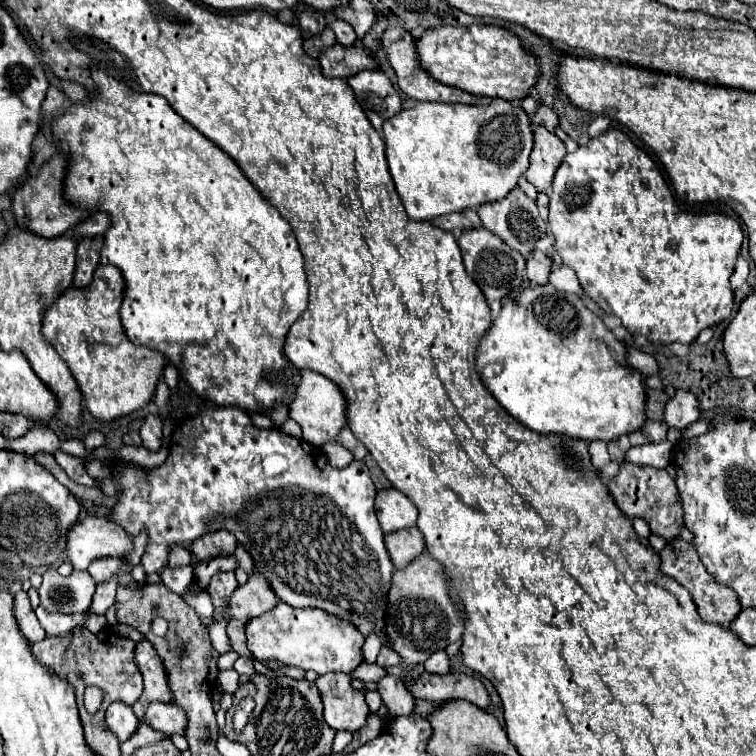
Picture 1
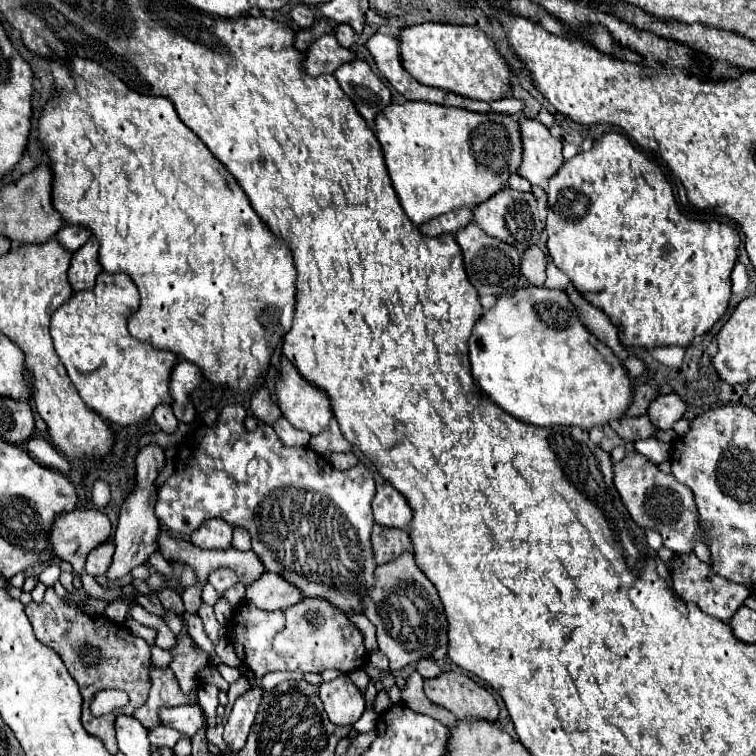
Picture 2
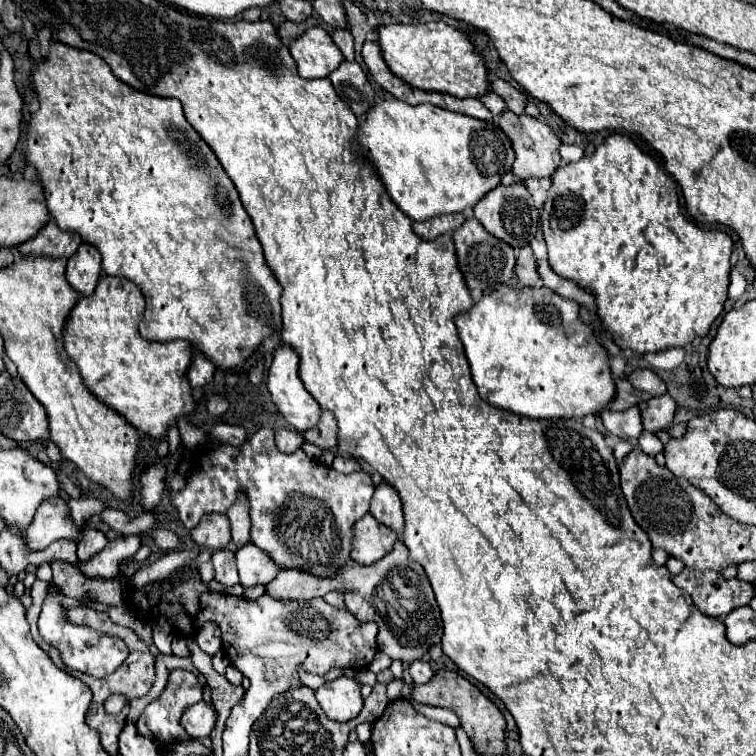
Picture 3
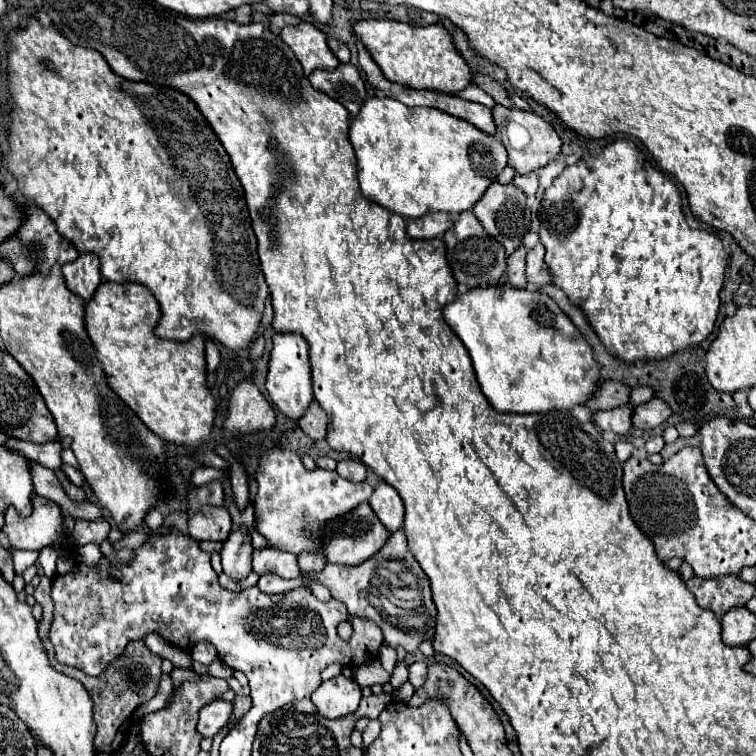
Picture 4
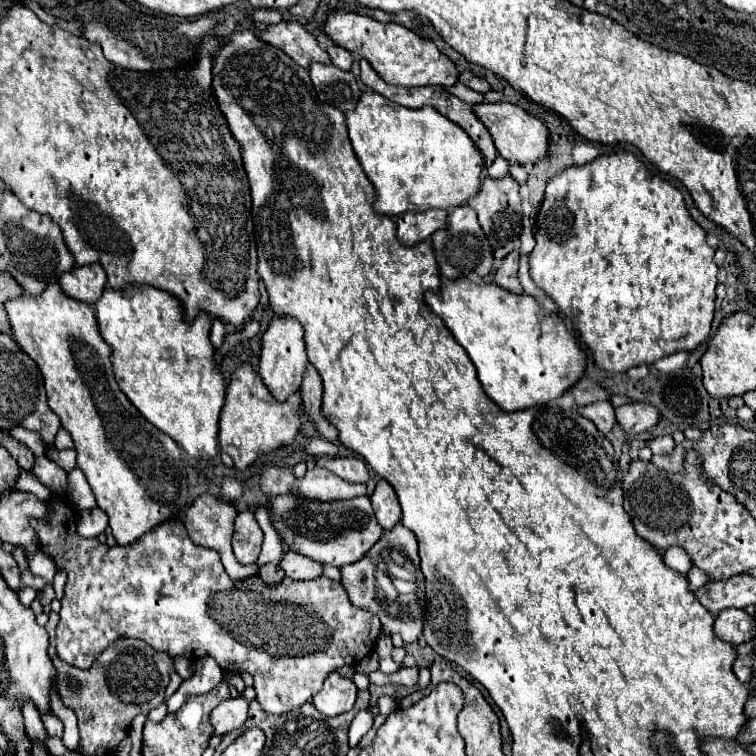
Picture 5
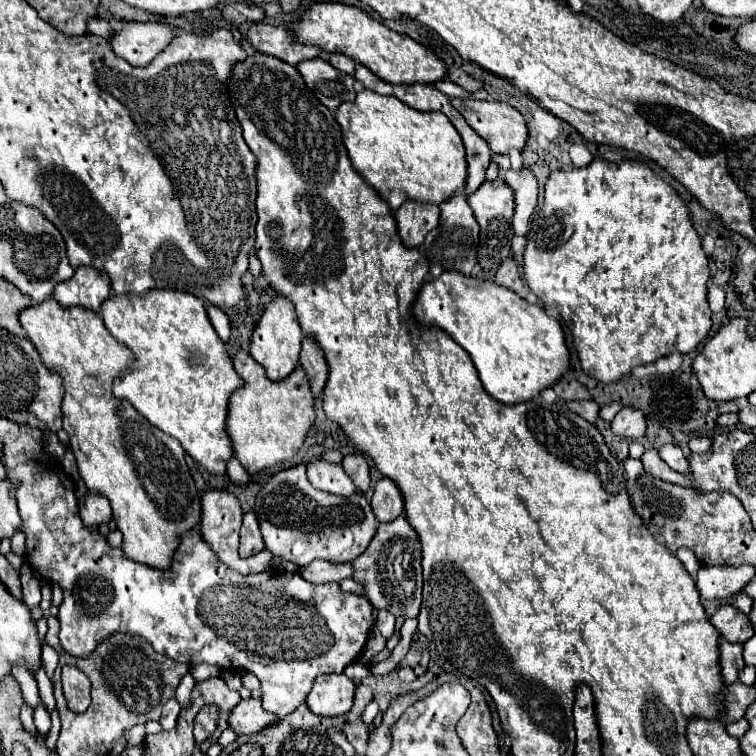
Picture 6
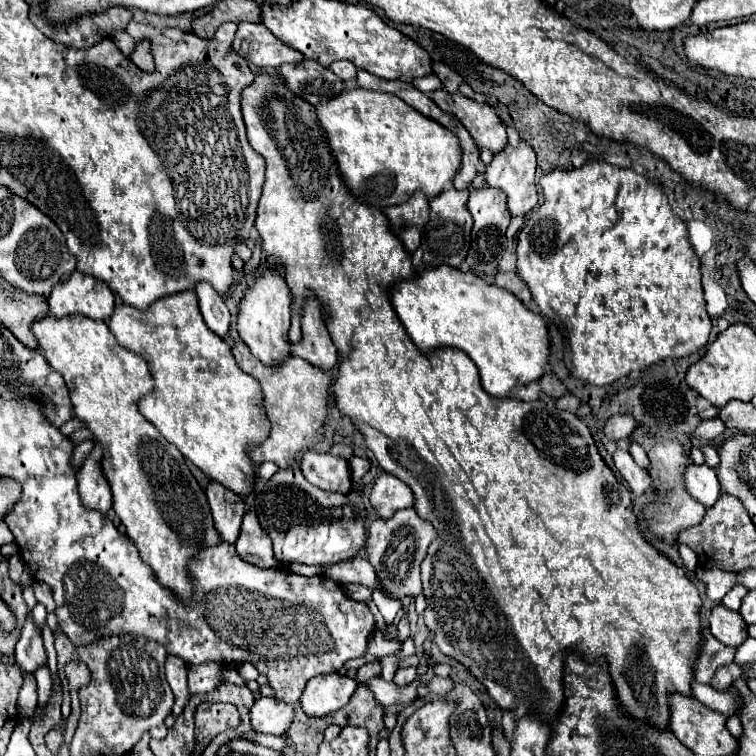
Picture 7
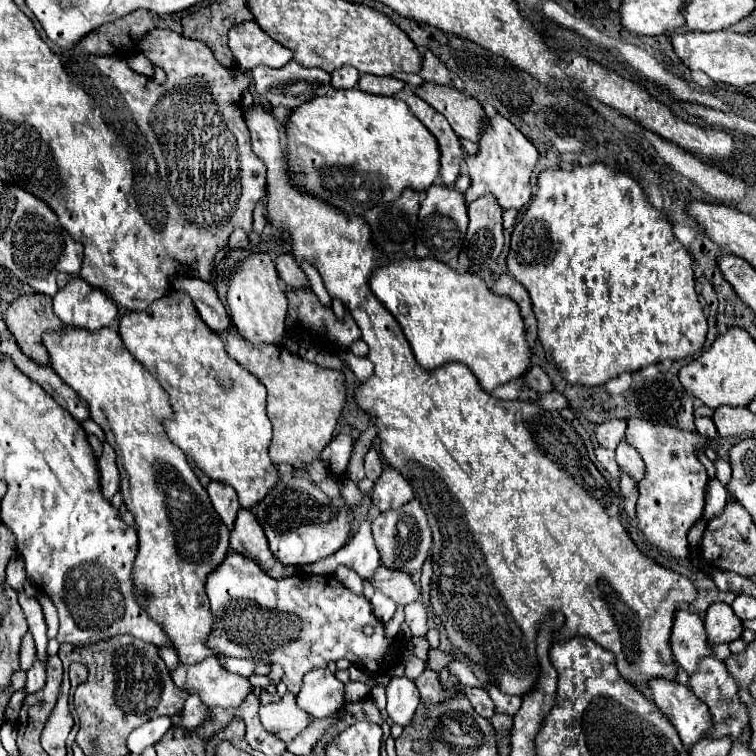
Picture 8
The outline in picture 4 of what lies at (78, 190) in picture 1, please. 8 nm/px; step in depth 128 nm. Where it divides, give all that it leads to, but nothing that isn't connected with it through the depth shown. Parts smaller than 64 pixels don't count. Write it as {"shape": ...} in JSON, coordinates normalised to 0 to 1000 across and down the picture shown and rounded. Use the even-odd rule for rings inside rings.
{"shape":[[[45,24],[37,29],[34,40],[16,42],[11,53],[19,61],[11,69],[13,122],[19,132],[19,146],[16,146],[16,164],[11,180],[13,201],[5,206],[5,220],[21,233],[29,257],[45,265],[71,291],[77,307],[85,315],[90,315],[106,333],[130,336],[135,347],[135,365],[140,370],[153,370],[153,373],[172,370],[198,381],[214,413],[209,429],[204,431],[206,444],[222,450],[249,450],[254,442],[270,442],[272,447],[296,458],[302,466],[315,468],[325,463],[339,447],[357,384],[349,370],[349,360],[344,357],[344,344],[339,336],[339,312],[331,299],[331,286],[323,267],[323,251],[304,220],[304,209],[299,198],[294,196],[278,167],[272,164],[270,153],[243,124],[228,116],[204,116],[201,111],[172,108],[167,103],[153,101],[132,69],[95,58],[77,40],[56,37],[56,32]]]}

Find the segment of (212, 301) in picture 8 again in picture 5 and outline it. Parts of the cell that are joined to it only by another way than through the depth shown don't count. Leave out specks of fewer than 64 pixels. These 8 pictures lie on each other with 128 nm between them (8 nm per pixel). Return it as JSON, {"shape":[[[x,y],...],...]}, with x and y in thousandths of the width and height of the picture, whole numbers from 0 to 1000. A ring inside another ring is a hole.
{"shape":[[[280,423],[280,437],[278,437],[278,452],[283,460],[291,460],[294,452],[296,452],[296,442],[299,442],[299,434],[291,423]]]}

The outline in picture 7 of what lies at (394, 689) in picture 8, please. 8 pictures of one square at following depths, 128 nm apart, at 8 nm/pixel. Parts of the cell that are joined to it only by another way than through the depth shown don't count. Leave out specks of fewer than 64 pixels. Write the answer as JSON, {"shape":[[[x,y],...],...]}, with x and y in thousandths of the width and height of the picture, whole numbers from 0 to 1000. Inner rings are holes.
{"shape":[[[537,881],[537,884],[529,884],[529,886],[524,889],[521,902],[534,907],[534,905],[542,905],[548,897],[550,897],[550,881]]]}

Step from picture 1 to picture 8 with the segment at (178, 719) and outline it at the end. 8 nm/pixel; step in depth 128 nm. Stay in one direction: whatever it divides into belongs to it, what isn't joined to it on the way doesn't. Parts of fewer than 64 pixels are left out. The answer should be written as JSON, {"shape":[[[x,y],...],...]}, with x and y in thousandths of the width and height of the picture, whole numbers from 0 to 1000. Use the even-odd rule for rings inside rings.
{"shape":[[[378,918],[362,931],[344,931],[344,955],[362,974],[384,981],[399,963],[407,960],[410,947],[394,937],[392,921]]]}

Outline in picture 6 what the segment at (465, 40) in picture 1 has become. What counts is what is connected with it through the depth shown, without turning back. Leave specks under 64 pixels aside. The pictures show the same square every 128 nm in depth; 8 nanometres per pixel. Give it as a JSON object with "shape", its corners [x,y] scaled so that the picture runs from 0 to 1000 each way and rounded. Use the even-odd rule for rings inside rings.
{"shape":[[[421,3],[407,11],[394,37],[384,37],[389,40],[394,56],[423,61],[429,69],[458,71],[466,79],[487,87],[497,101],[516,111],[577,111],[593,101],[590,85],[571,66],[548,56],[537,45],[526,45],[511,37],[471,8],[458,8],[450,3]]]}

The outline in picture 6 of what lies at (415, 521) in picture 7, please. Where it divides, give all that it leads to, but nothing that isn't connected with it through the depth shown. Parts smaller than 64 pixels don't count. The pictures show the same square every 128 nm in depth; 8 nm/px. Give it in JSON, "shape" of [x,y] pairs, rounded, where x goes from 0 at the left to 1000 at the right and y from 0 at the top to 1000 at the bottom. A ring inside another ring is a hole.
{"shape":[[[526,683],[524,688],[513,690],[513,693],[503,693],[500,701],[497,701],[497,709],[492,712],[492,720],[484,725],[481,733],[476,733],[466,746],[468,746],[468,762],[466,767],[471,767],[474,772],[479,772],[479,786],[489,794],[489,799],[497,804],[497,807],[516,807],[524,817],[534,815],[534,817],[550,817],[553,810],[556,810],[556,786],[548,783],[545,791],[526,791],[519,786],[519,775],[513,770],[513,765],[508,762],[511,757],[511,741],[513,735],[524,733],[524,730],[534,730],[534,735],[550,735],[556,738],[556,714],[553,714],[553,706],[545,701],[545,696],[537,690],[537,683]]]}

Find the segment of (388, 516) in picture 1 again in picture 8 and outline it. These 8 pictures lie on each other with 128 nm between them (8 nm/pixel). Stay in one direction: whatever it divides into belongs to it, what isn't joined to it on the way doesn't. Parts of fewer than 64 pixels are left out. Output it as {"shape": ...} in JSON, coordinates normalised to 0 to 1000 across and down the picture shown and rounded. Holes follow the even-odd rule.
{"shape":[[[511,619],[503,632],[495,640],[492,648],[492,667],[503,675],[524,675],[532,672],[534,667],[540,667],[548,659],[545,643],[537,638],[537,632],[532,632],[524,622]]]}

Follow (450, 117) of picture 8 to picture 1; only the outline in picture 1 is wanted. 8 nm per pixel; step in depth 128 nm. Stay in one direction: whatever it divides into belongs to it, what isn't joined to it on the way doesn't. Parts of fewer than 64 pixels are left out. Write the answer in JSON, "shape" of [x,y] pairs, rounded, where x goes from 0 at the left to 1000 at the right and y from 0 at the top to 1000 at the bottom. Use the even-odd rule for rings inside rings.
{"shape":[[[706,167],[706,198],[701,206],[701,222],[696,225],[696,238],[712,249],[712,254],[725,254],[730,246],[733,228],[749,206],[746,188],[717,167]]]}

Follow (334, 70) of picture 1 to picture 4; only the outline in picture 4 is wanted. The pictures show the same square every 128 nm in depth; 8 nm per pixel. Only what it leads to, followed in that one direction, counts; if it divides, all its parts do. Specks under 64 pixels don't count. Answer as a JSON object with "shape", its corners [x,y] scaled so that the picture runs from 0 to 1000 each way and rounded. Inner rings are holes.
{"shape":[[[410,29],[373,37],[370,50],[386,63],[386,69],[397,79],[405,101],[410,101],[410,95],[415,95],[421,90],[442,93],[442,87],[450,85],[450,79],[437,69],[429,42],[423,42]]]}

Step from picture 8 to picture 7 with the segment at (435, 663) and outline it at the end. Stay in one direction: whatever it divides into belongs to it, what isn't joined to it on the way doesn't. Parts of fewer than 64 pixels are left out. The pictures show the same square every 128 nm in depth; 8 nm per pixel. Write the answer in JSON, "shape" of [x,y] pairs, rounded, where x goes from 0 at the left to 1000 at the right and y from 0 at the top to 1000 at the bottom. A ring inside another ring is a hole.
{"shape":[[[571,872],[565,873],[566,888],[558,894],[553,894],[542,907],[526,907],[521,902],[511,902],[505,897],[492,897],[487,899],[489,913],[495,915],[497,926],[508,934],[508,937],[519,937],[519,934],[540,934],[550,926],[550,913],[553,907],[561,907],[569,902],[569,897],[574,896],[575,877]]]}

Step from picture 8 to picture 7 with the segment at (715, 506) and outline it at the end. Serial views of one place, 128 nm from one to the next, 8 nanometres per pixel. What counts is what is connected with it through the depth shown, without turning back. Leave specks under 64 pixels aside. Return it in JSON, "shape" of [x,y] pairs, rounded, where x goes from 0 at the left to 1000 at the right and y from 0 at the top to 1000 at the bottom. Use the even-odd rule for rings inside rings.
{"shape":[[[913,614],[905,624],[905,646],[915,659],[921,659],[934,672],[942,669],[952,656],[952,640],[939,616]]]}

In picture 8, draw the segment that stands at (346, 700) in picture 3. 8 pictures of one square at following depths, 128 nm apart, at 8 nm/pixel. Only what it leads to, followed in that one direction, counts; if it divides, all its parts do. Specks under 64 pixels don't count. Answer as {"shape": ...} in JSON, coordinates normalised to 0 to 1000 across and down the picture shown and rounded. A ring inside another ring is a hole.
{"shape":[[[418,884],[402,894],[394,934],[413,950],[431,950],[455,934],[455,905],[434,886]]]}

